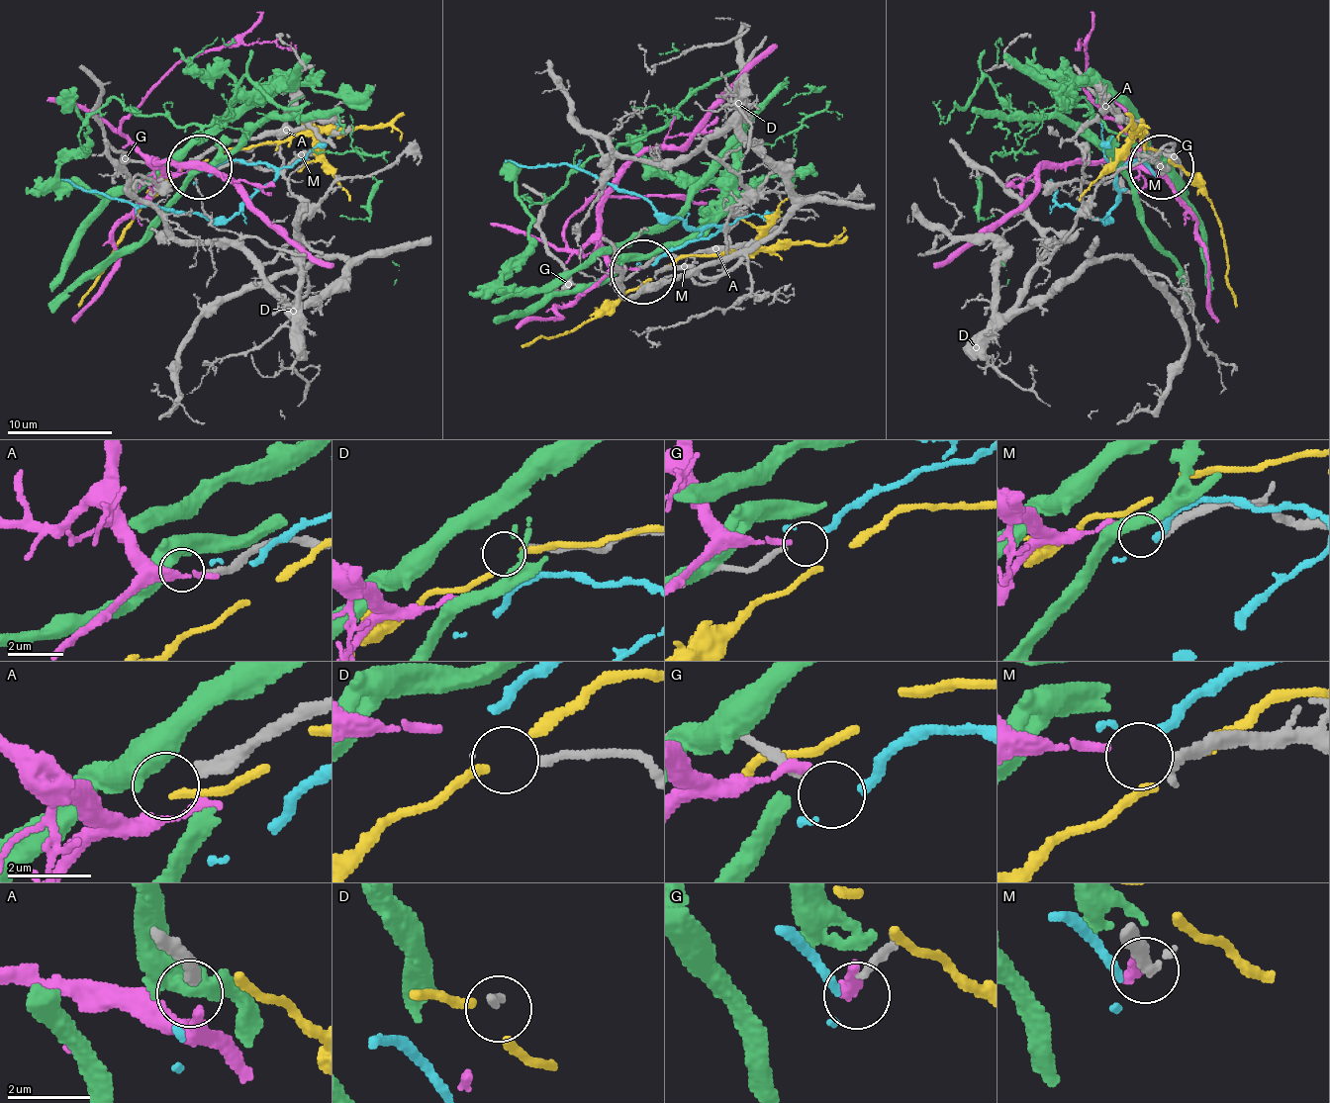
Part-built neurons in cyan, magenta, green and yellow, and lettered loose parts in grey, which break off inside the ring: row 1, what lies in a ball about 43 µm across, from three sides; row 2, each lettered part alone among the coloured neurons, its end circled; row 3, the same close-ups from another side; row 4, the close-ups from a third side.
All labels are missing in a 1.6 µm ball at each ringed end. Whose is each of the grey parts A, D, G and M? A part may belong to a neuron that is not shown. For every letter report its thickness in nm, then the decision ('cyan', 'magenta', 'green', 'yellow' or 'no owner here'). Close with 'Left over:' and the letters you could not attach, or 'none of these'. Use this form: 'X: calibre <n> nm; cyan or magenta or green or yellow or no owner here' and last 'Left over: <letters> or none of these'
A: calibre 240 nm; no owner here
D: calibre 20 nm; yellow
G: calibre 190 nm; cyan
M: calibre 320 nm; magenta
Left over: A

